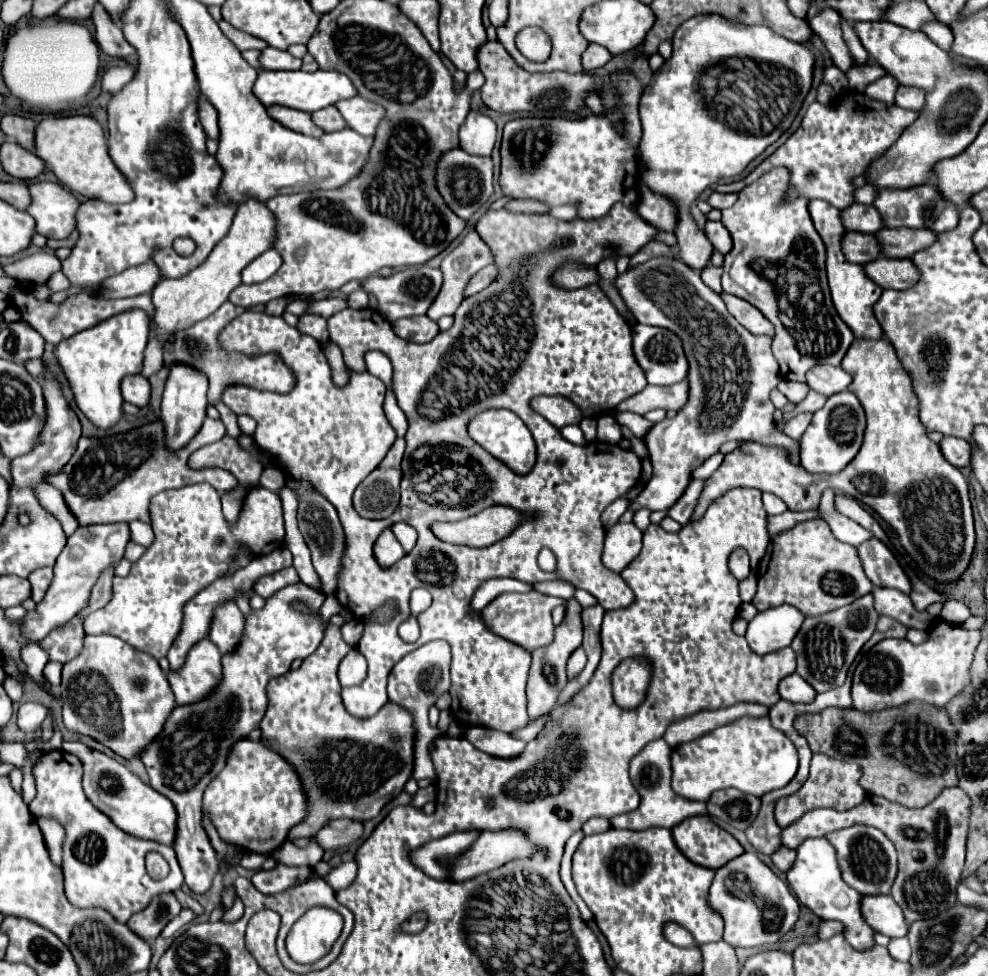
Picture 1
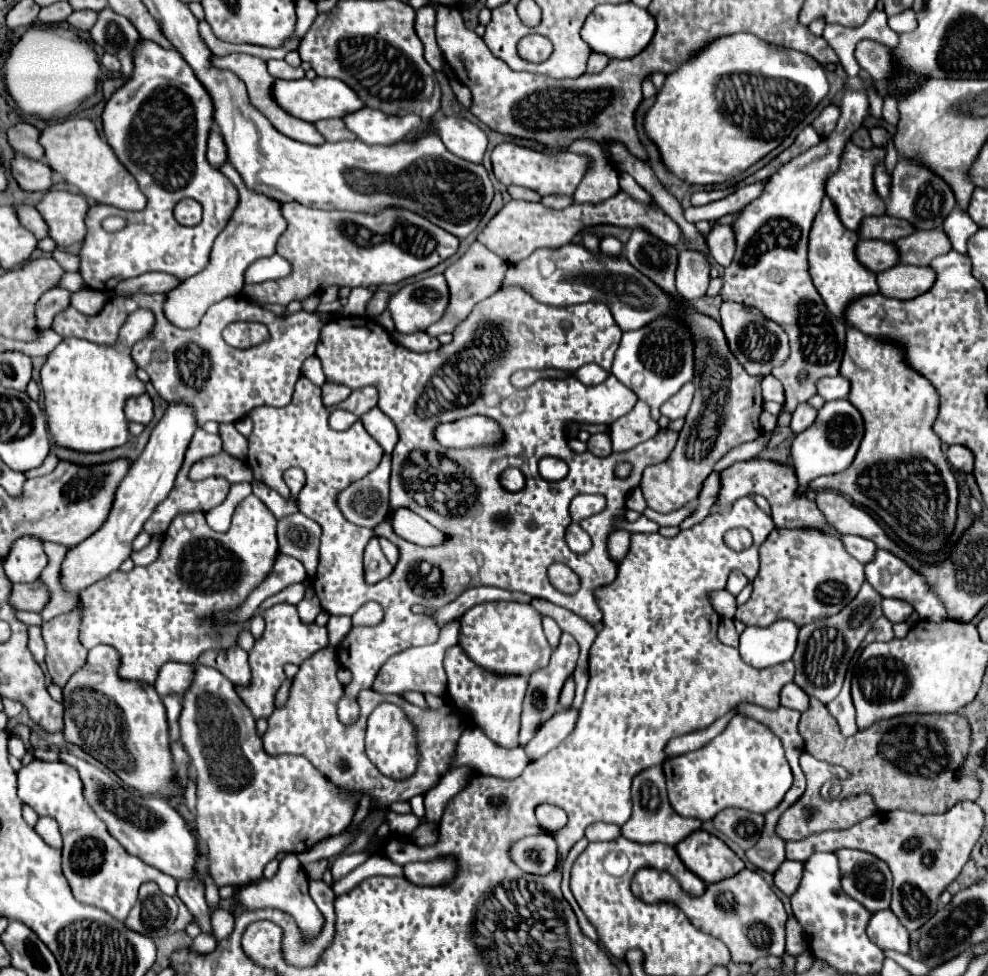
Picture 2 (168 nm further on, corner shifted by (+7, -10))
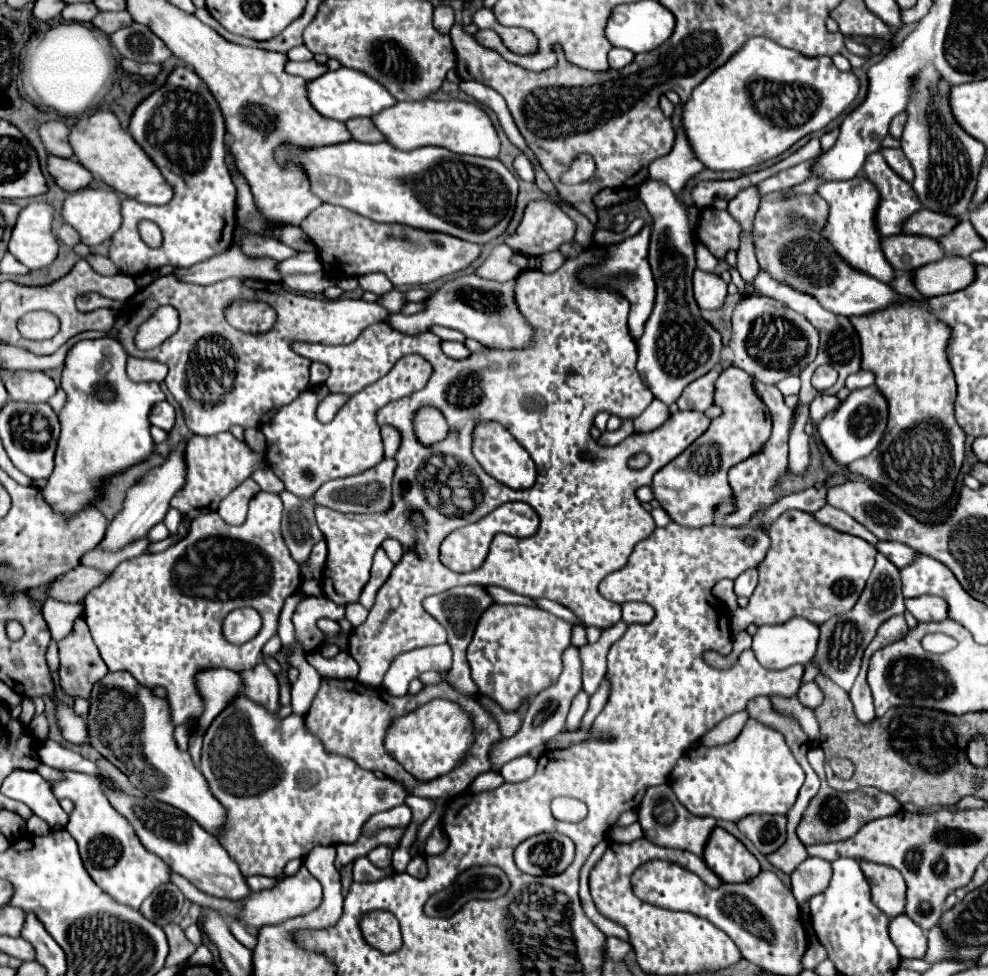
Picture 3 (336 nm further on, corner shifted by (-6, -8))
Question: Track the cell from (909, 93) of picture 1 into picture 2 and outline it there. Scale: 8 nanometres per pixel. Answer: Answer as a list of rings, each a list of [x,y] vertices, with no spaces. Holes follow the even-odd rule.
[[[885,98],[883,104],[883,120],[891,126],[897,126],[899,122],[899,110],[897,110],[897,102],[893,98]]]

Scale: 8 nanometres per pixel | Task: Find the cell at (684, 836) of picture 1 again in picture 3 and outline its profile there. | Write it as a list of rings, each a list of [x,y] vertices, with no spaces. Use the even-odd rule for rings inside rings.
[[[718,826],[708,838],[702,858],[722,882],[746,882],[760,872],[758,860],[746,850],[746,846]]]

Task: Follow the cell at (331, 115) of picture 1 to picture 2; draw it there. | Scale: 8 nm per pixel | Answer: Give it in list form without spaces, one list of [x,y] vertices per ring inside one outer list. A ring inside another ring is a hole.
[[[331,118],[331,120],[319,120],[315,128],[325,136],[327,142],[339,142],[339,140],[355,140],[357,136],[345,126],[341,118]]]

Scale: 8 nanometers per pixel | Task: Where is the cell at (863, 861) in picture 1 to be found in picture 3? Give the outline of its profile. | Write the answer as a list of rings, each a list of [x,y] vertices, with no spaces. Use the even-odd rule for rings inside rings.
[[[860,860],[860,868],[872,888],[872,902],[890,918],[904,912],[906,882],[902,874],[886,864]]]

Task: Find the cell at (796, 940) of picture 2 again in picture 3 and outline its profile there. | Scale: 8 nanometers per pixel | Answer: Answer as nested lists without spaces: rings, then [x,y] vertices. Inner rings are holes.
[[[806,858],[792,872],[792,892],[802,906],[812,896],[822,892],[830,882],[830,862],[822,858]]]

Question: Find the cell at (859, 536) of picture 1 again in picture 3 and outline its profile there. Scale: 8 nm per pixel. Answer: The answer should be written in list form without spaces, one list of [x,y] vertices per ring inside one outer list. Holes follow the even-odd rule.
[[[878,542],[876,550],[880,554],[884,554],[898,568],[904,568],[916,556],[916,552],[912,548],[908,548],[906,544],[900,544],[900,542]]]

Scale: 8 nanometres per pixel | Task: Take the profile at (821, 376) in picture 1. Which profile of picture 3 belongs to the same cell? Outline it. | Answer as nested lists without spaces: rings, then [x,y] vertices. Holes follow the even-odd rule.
[[[860,370],[856,374],[850,374],[846,378],[846,388],[848,390],[858,390],[858,388],[866,388],[866,386],[872,386],[874,384],[874,374],[872,372],[866,372],[866,370]]]

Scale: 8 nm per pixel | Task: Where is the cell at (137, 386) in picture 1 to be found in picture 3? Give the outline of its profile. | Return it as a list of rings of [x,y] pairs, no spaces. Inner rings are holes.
[[[166,400],[158,402],[150,410],[150,424],[152,426],[158,426],[158,428],[162,428],[166,432],[170,432],[170,428],[174,426],[174,408]]]

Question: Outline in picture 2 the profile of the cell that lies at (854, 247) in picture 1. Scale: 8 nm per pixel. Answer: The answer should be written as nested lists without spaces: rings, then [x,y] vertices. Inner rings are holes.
[[[859,240],[857,258],[863,266],[873,270],[875,274],[895,266],[899,262],[897,246],[885,240]]]

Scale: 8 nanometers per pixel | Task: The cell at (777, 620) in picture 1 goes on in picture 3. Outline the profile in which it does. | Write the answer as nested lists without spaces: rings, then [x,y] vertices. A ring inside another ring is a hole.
[[[790,618],[786,624],[760,626],[754,634],[752,652],[756,660],[772,668],[788,668],[774,664],[808,664],[816,652],[818,626],[806,618]]]

